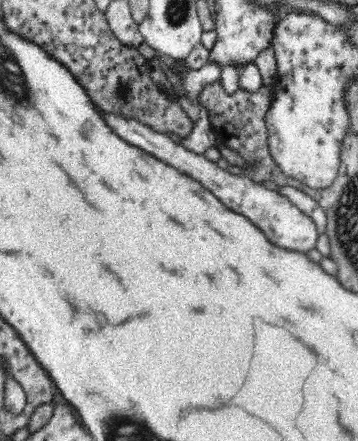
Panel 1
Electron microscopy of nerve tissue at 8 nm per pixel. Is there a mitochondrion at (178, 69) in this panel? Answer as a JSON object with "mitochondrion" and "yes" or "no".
{"mitochondrion":"no"}

